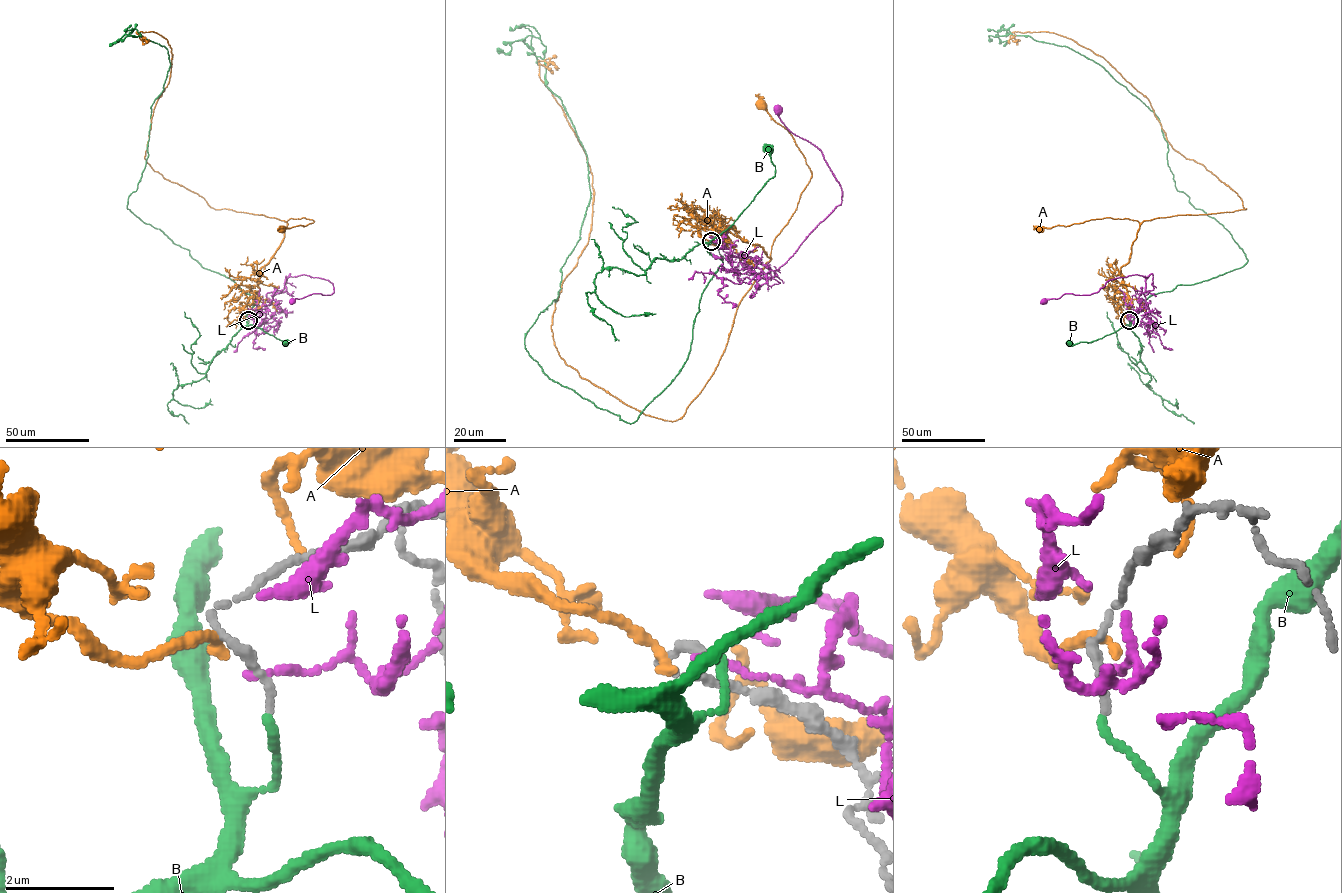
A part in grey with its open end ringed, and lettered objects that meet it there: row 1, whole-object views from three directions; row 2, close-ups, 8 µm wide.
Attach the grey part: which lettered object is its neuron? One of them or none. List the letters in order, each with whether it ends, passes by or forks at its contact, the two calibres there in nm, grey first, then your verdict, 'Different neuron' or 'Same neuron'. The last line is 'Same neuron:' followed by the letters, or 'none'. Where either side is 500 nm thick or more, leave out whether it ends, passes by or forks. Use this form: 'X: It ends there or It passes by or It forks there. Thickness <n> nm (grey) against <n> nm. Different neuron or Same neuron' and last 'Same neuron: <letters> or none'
A: It ends there. Thickness 130 nm (grey) against 220 nm. Different neuron
B: It ends there. Thickness 130 nm (grey) against 130 nm. Same neuron
L: It ends there. Thickness 200 nm (grey) against 120 nm. Different neuron
Same neuron: B

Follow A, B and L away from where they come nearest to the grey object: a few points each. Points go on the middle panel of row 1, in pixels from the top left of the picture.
A: (708, 241), (698, 229), (725, 237), (732, 229), (770, 257), (810, 179), (792, 135), (761, 105)
B: (711, 241), (730, 226), (775, 173), (775, 165), (766, 149)
L: (710, 241), (722, 243), (735, 256), (778, 270), (841, 204), (840, 185), (822, 152), (793, 134), (777, 109)

